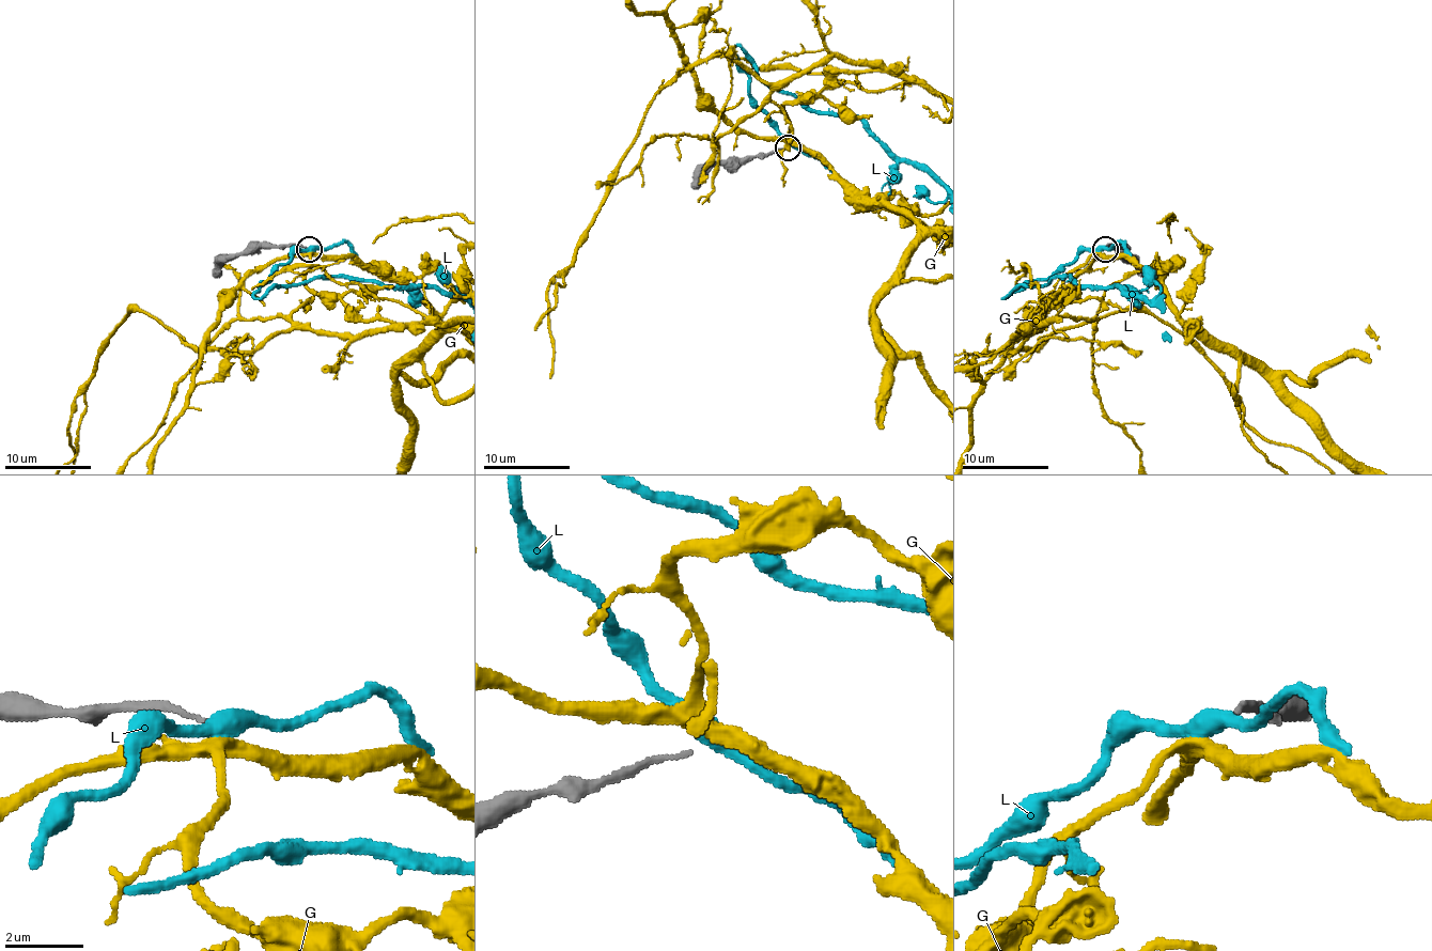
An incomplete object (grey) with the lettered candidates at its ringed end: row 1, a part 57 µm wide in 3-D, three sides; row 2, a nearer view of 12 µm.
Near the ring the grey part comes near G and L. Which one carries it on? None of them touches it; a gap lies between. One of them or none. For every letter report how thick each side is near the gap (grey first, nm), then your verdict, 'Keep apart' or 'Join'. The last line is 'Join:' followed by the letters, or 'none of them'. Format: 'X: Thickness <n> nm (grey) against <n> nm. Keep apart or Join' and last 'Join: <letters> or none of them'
G: Thickness 100 nm (grey) against 360 nm. Keep apart
L: Thickness 100 nm (grey) against 440 nm. Keep apart
Join: none of them

